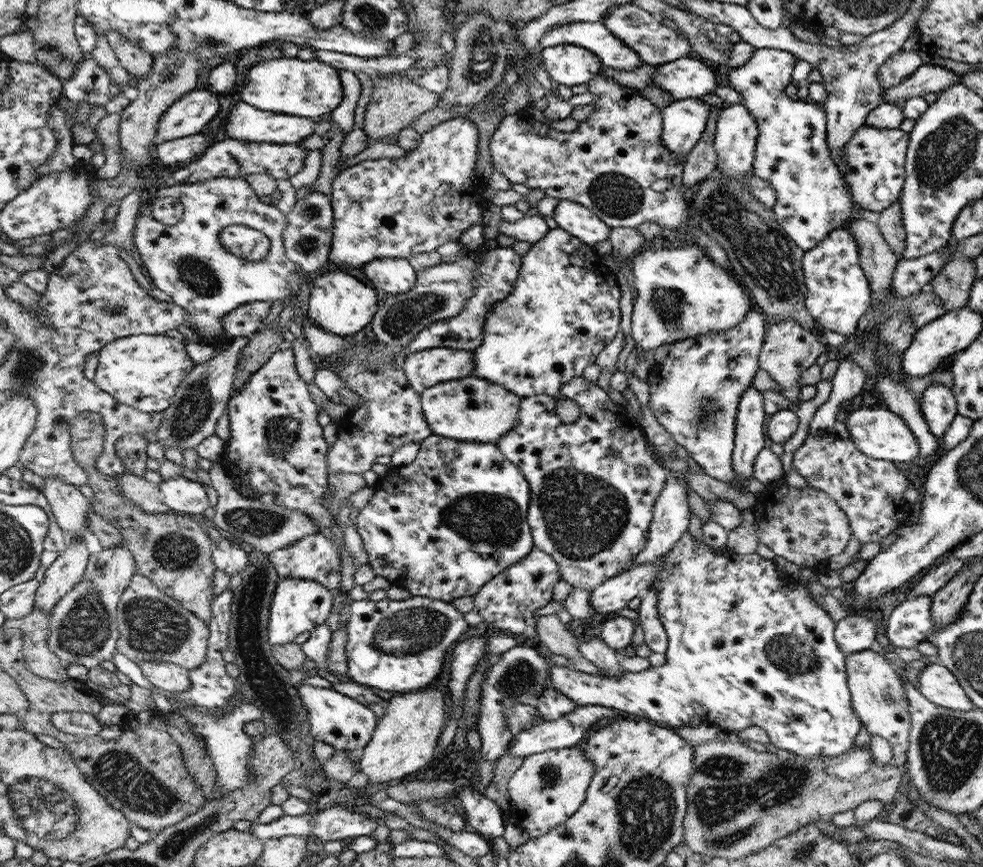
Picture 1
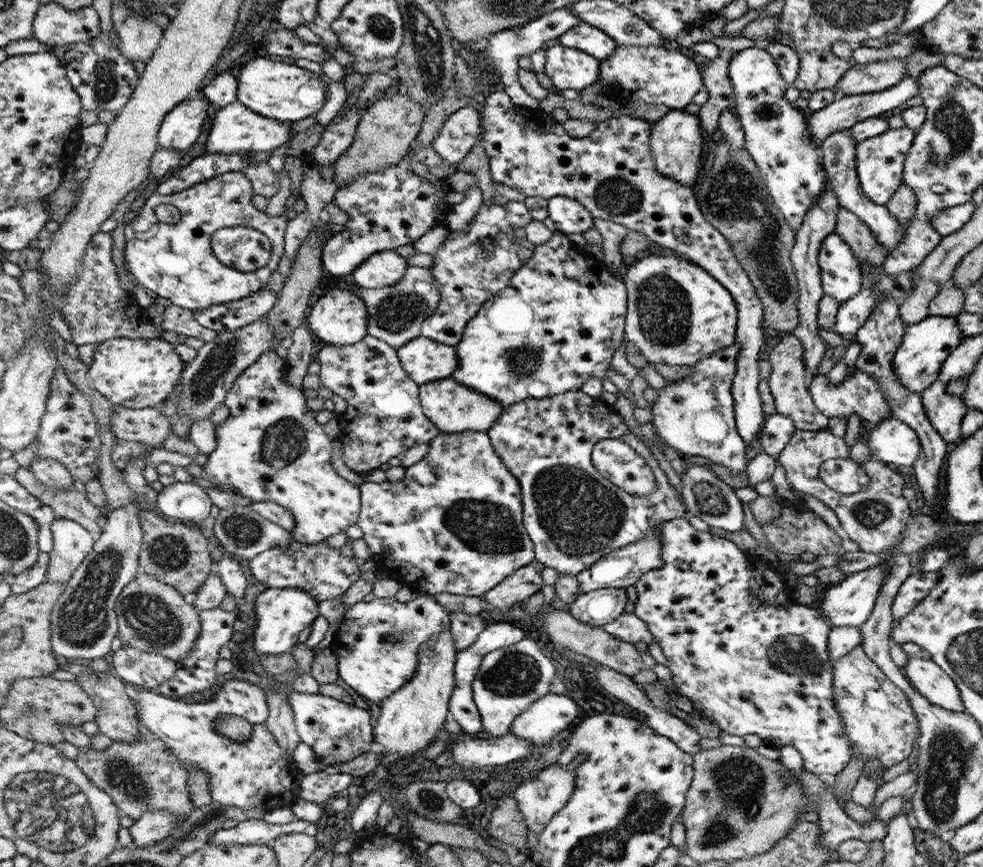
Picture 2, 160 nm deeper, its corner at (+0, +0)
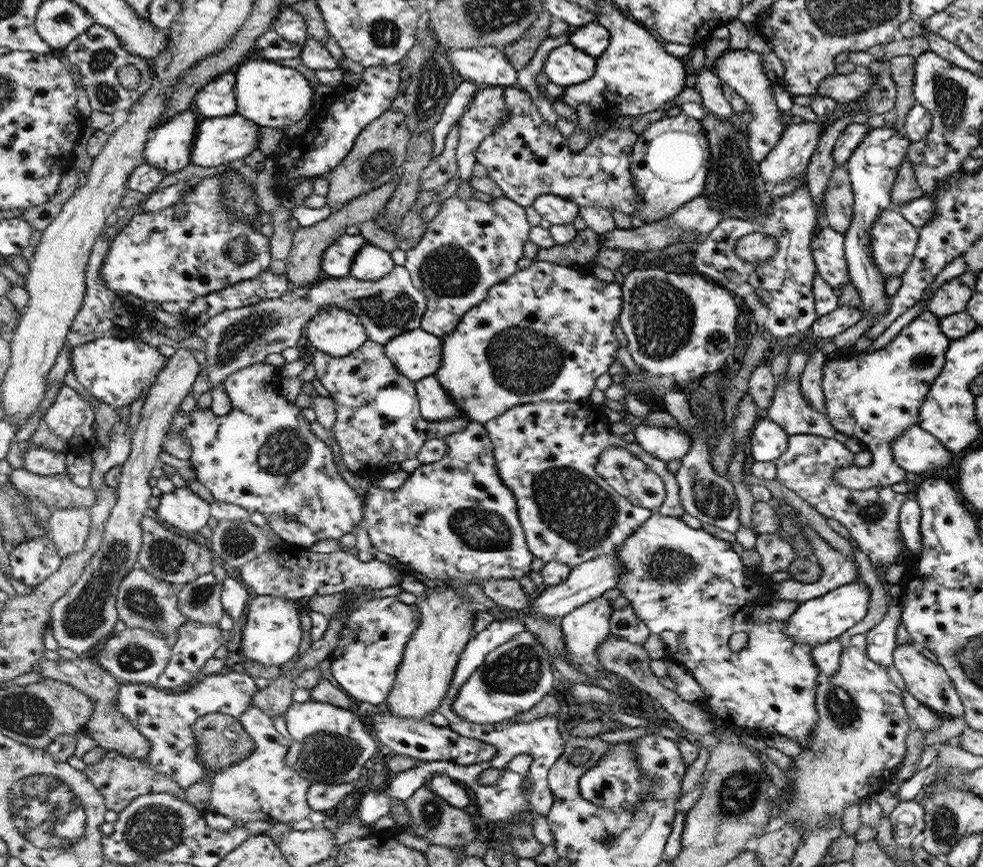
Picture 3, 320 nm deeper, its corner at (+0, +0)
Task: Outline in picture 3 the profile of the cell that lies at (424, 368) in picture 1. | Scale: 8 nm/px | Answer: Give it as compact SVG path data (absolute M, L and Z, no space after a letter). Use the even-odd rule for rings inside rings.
M421 326L395 336L385 345L396 370L408 380L417 381L434 375L442 363L443 340Z

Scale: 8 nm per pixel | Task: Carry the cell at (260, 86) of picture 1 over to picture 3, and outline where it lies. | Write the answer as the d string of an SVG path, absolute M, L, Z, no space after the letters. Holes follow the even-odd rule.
M247 59L234 69L234 73L237 113L260 127L288 128L302 120L312 106L312 94L315 92L312 92L310 82L294 68L275 61Z

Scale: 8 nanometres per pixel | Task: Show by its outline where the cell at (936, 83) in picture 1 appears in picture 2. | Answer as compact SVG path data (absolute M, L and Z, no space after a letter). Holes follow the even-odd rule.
M905 76L896 86L881 90L880 92L870 92L868 94L841 96L840 99L835 99L832 104L808 114L807 126L808 133L812 137L812 141L820 146L824 143L824 140L828 139L830 134L834 134L838 131L844 131L844 129L852 128L858 122L862 122L872 116L878 116L883 114L891 114L897 111L897 107L904 104L906 100L914 98L919 94L919 81L918 78L912 78L911 76Z

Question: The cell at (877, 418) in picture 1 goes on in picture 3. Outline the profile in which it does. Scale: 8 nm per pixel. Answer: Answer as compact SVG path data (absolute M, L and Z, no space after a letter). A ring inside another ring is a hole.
M918 423L900 434L891 449L896 464L906 472L921 477L930 470L937 472L948 468L954 462L950 451L935 436L920 428Z

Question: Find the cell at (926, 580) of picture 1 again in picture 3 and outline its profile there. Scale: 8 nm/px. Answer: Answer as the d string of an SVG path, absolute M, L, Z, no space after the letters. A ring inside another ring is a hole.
M893 598L881 622L865 634L868 657L886 670L893 666L893 653L896 650L896 630L902 622L903 600Z

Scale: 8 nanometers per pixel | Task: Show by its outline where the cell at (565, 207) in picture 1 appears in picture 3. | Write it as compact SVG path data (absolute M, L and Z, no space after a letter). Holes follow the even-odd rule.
M544 194L535 200L534 209L552 225L572 223L580 216L580 206L554 194Z

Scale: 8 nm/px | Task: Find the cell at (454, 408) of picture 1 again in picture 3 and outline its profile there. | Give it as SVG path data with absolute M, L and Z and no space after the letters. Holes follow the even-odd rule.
M435 375L427 376L426 379L417 380L414 383L419 397L419 408L428 421L466 418Z

